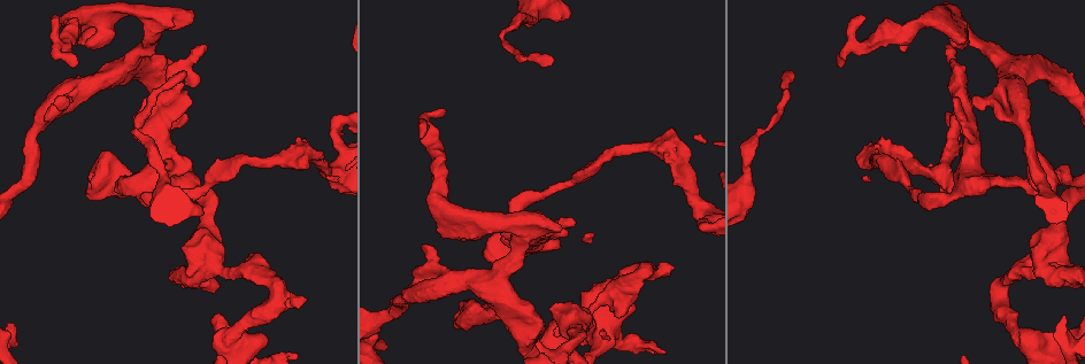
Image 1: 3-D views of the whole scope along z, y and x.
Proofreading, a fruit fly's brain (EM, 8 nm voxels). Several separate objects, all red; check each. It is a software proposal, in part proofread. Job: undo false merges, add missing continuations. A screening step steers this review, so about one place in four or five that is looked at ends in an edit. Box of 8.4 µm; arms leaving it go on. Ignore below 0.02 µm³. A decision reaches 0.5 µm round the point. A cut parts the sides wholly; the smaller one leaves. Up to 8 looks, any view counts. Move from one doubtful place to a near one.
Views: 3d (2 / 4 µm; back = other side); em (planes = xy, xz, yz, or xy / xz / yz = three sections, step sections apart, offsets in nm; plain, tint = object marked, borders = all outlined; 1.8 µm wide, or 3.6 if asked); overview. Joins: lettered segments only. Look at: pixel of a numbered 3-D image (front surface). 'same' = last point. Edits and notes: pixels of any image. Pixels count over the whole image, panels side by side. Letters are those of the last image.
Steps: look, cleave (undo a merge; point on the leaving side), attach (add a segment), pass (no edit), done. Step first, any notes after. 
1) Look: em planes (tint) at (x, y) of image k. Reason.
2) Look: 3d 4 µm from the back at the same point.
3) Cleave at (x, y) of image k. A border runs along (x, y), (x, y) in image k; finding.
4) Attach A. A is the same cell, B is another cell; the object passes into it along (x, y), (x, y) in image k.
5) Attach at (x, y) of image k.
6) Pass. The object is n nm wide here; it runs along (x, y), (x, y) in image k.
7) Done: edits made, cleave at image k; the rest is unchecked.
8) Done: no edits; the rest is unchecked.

Look: 3d 4 µm from the back at (133, 131) of image 1. Sharp bend.

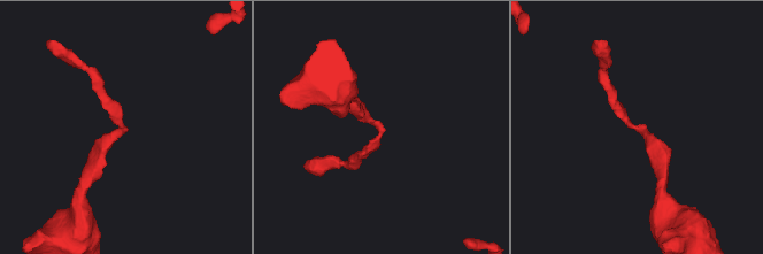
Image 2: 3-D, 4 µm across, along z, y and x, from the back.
Look: em planes (plain) at (122, 129) of image 2.

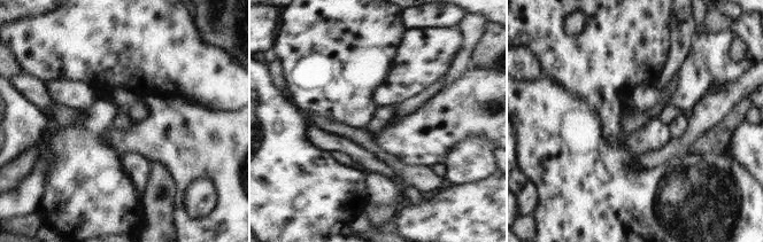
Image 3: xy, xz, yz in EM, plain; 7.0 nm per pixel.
Look: em planes (borders) at the same point.

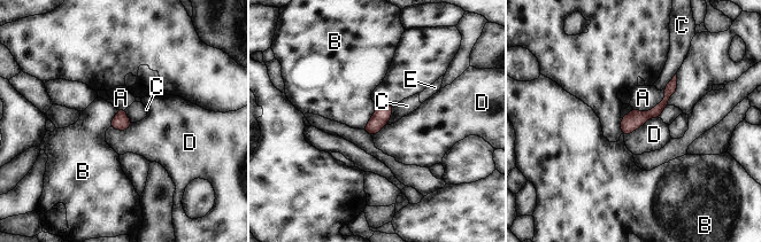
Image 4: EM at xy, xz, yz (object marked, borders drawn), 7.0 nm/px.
Pass. A, B, C, D and E are other cells; all the same neuron.

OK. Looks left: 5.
Look: em 3.6 µm planes (plain) at (973, 99) of image 1.

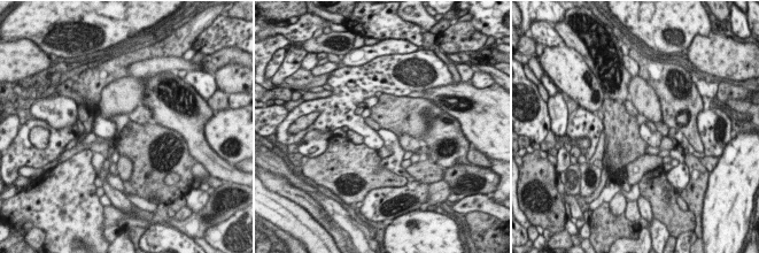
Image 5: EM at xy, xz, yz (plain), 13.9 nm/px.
Look: em 3.6 µm planes (borders) at the same point. See the neighbours.

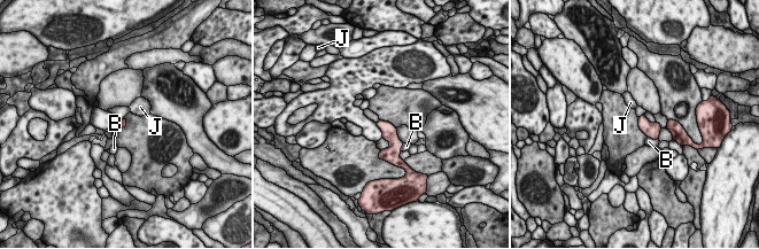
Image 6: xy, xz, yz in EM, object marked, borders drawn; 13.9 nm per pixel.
Pass. B and J are other cells; a border runs along (395, 127), (397, 137), (403, 142) in image 6; none of them fits.

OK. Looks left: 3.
Look: em 3.6 µm planes (borders) at (161, 143) of image 1. Calibre changes.

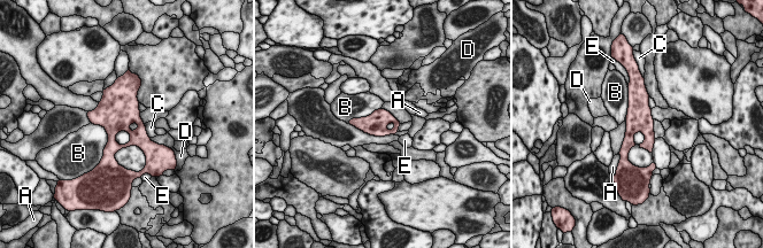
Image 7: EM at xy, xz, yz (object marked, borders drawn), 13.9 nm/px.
Pass. A, B, C, D and E are other cells; a border runs along (144, 124), (149, 138) in image 7; one neuron here.

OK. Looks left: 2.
Done: no edits; the rest is unchecked.

